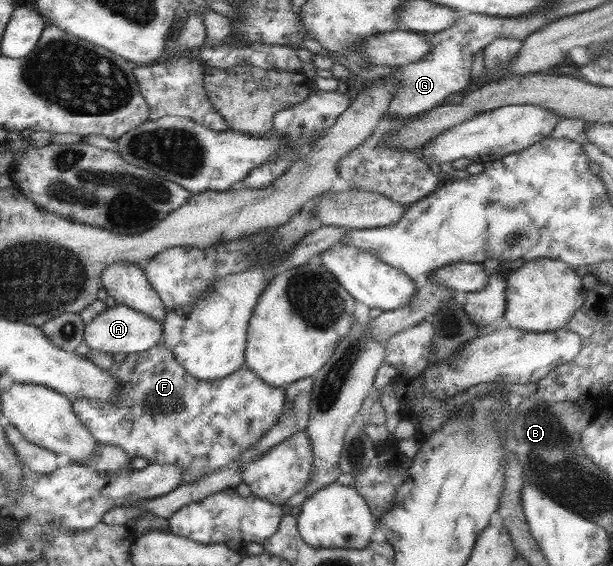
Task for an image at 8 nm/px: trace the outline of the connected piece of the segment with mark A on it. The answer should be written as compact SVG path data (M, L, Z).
M116 304L114 307L107 307L100 314L97 314L84 328L83 339L86 340L86 344L90 350L100 350L100 352L106 352L106 354L122 354L131 355L136 352L144 352L152 346L156 346L159 343L162 336L162 322L152 319L128 307L128 305Z

